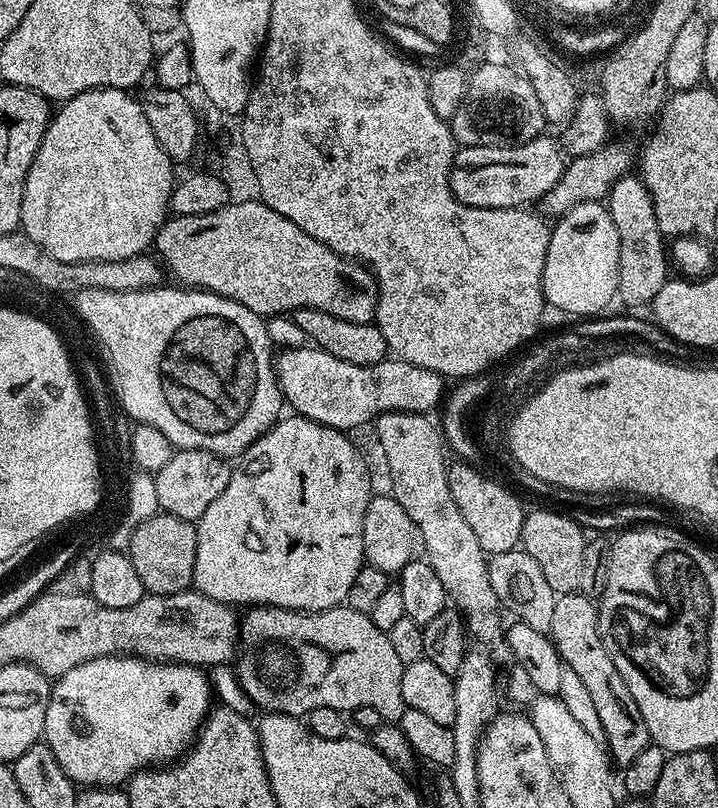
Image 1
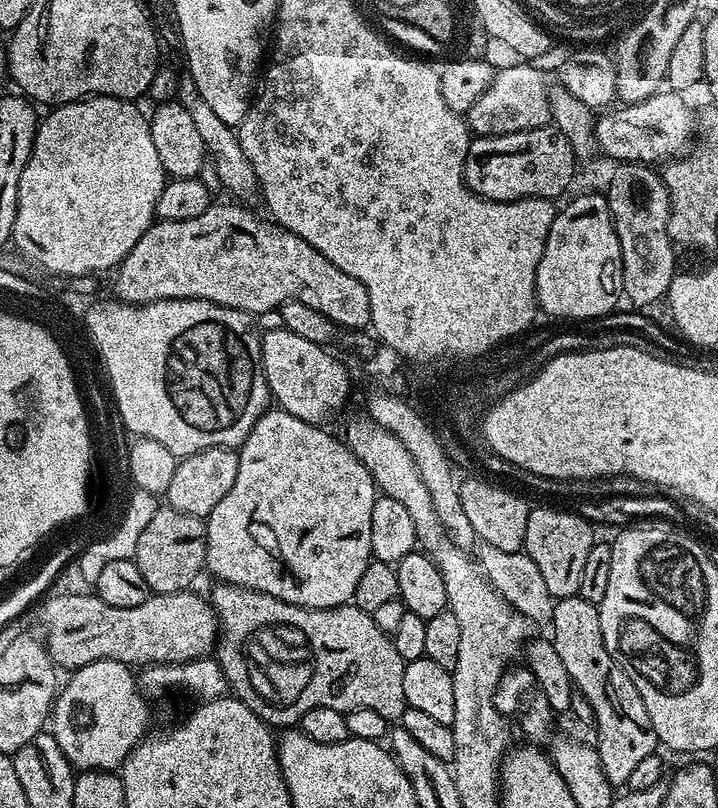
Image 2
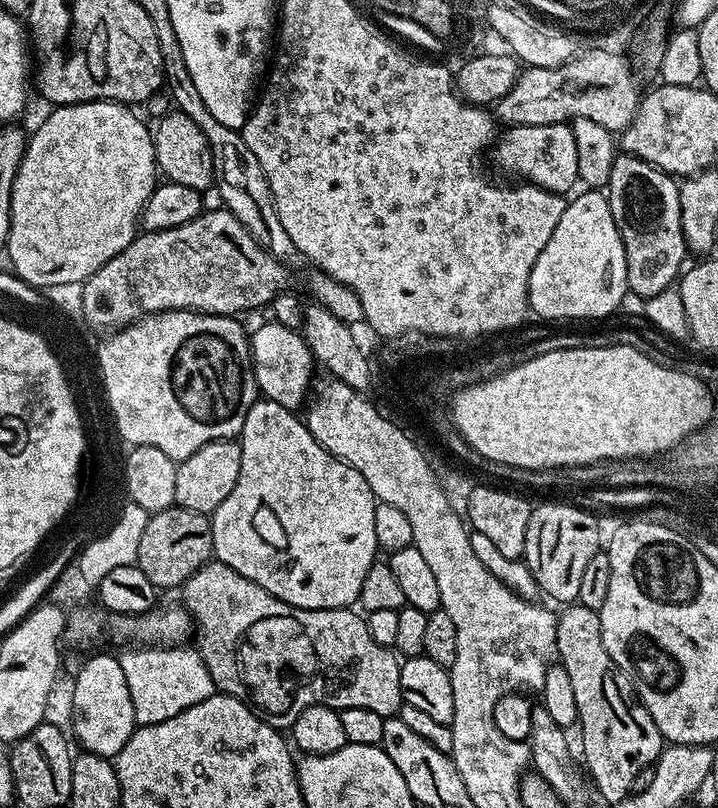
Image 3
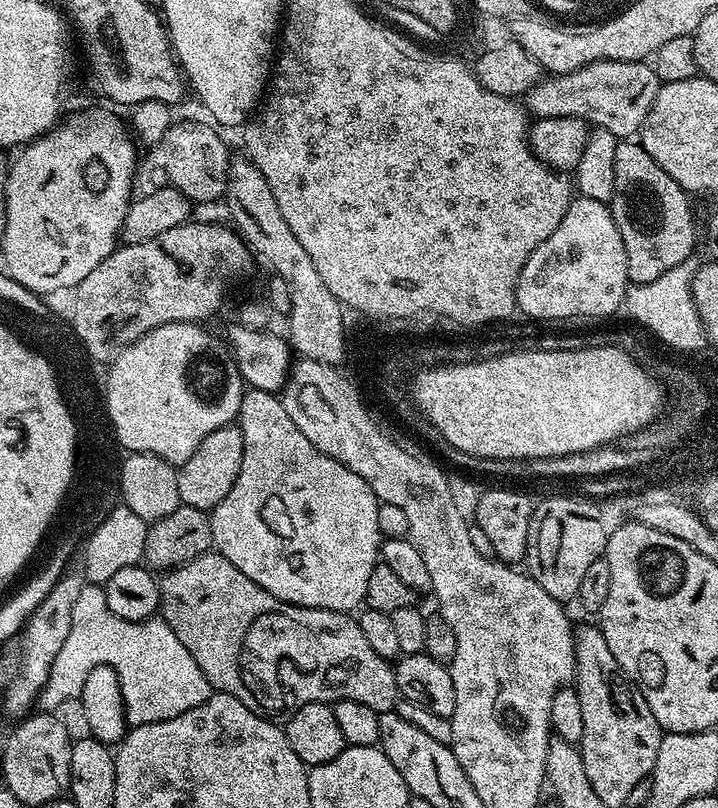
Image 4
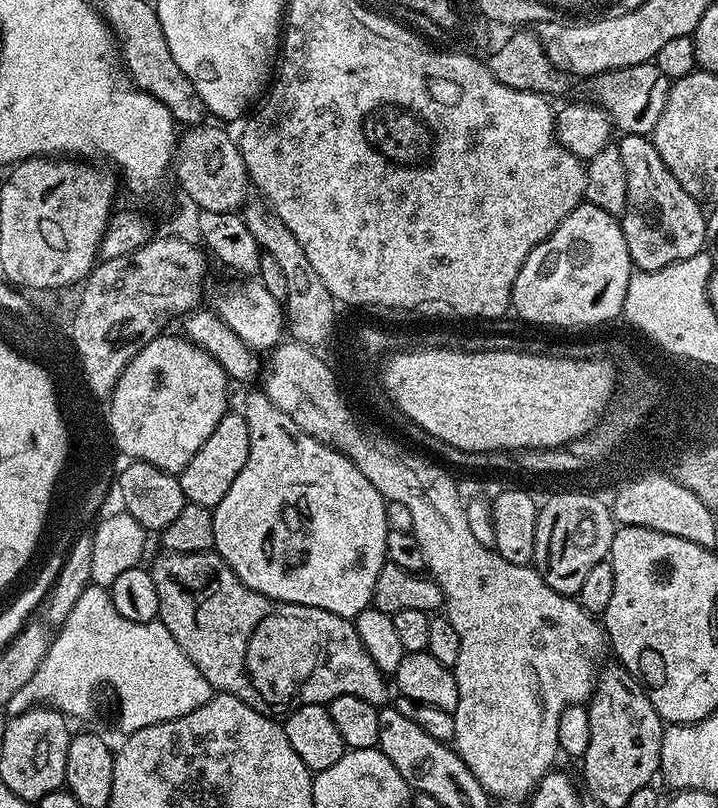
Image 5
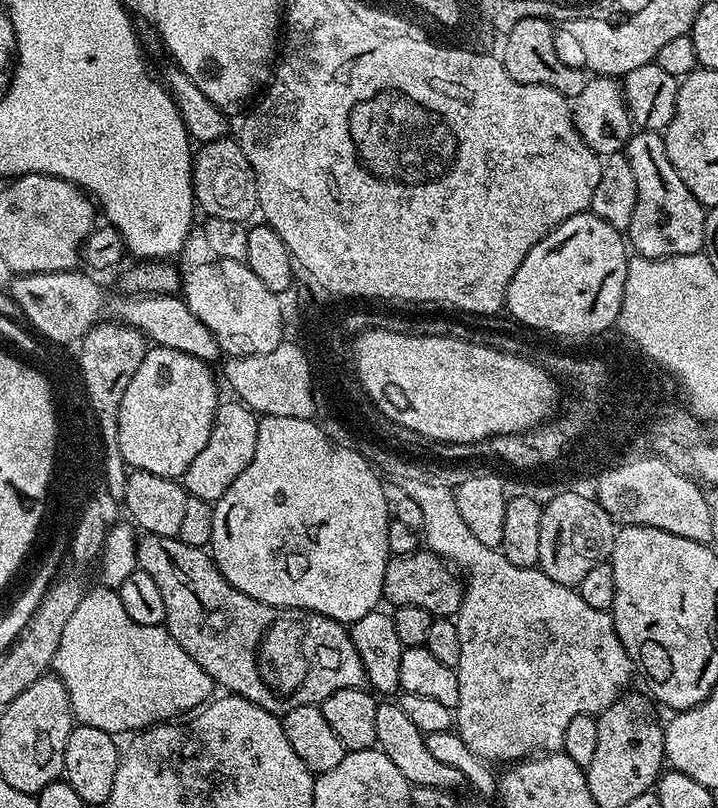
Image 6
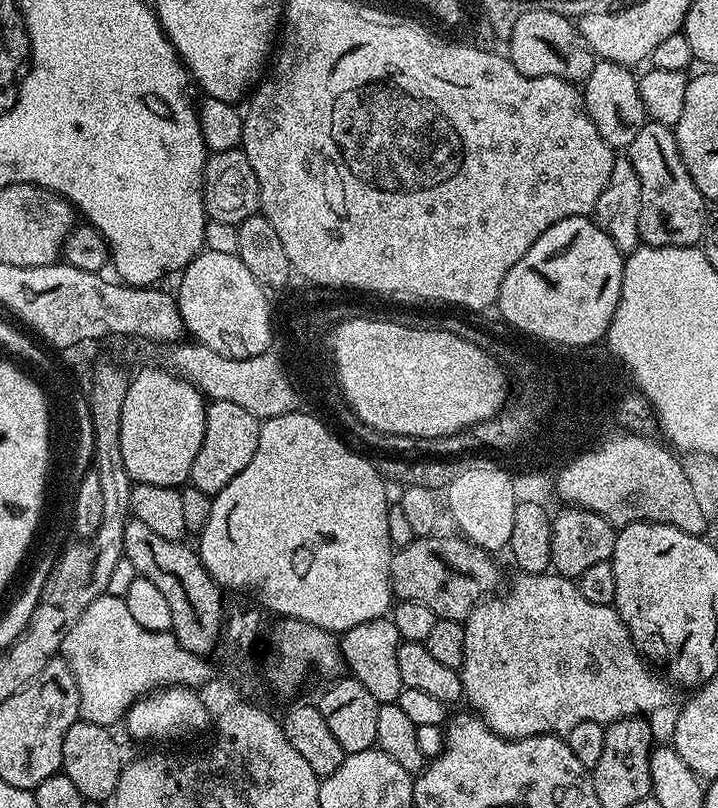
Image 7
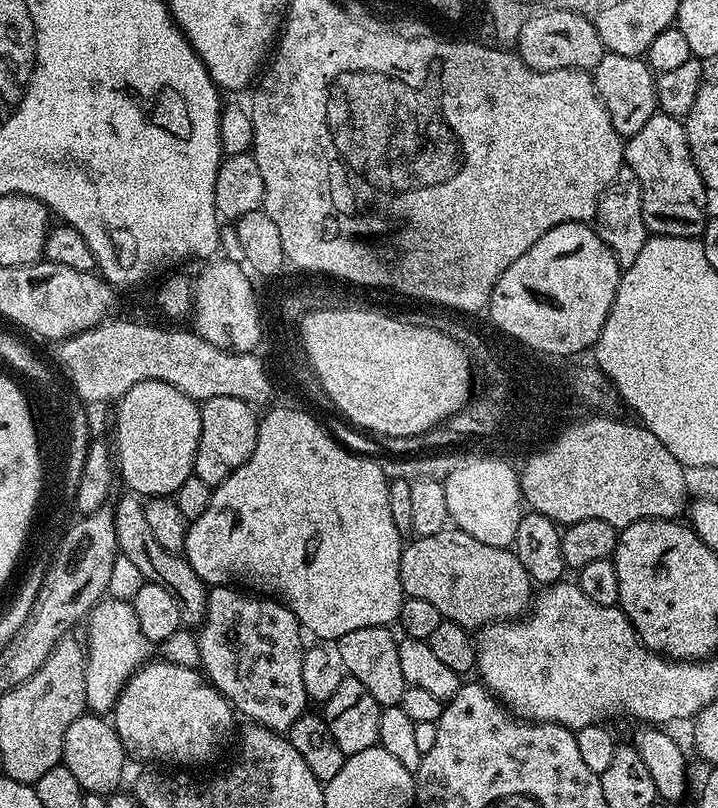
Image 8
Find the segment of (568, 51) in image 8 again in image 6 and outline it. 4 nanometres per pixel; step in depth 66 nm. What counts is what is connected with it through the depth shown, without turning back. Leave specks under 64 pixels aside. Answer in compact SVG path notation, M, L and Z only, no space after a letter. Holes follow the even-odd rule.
M530 14L526 19L518 21L504 42L503 57L506 74L510 74L514 82L557 88L562 95L569 98L582 94L582 90L586 90L589 73L583 67L566 66L566 62L558 58L558 50L554 50L555 37L556 28L553 22L543 15L540 17Z

